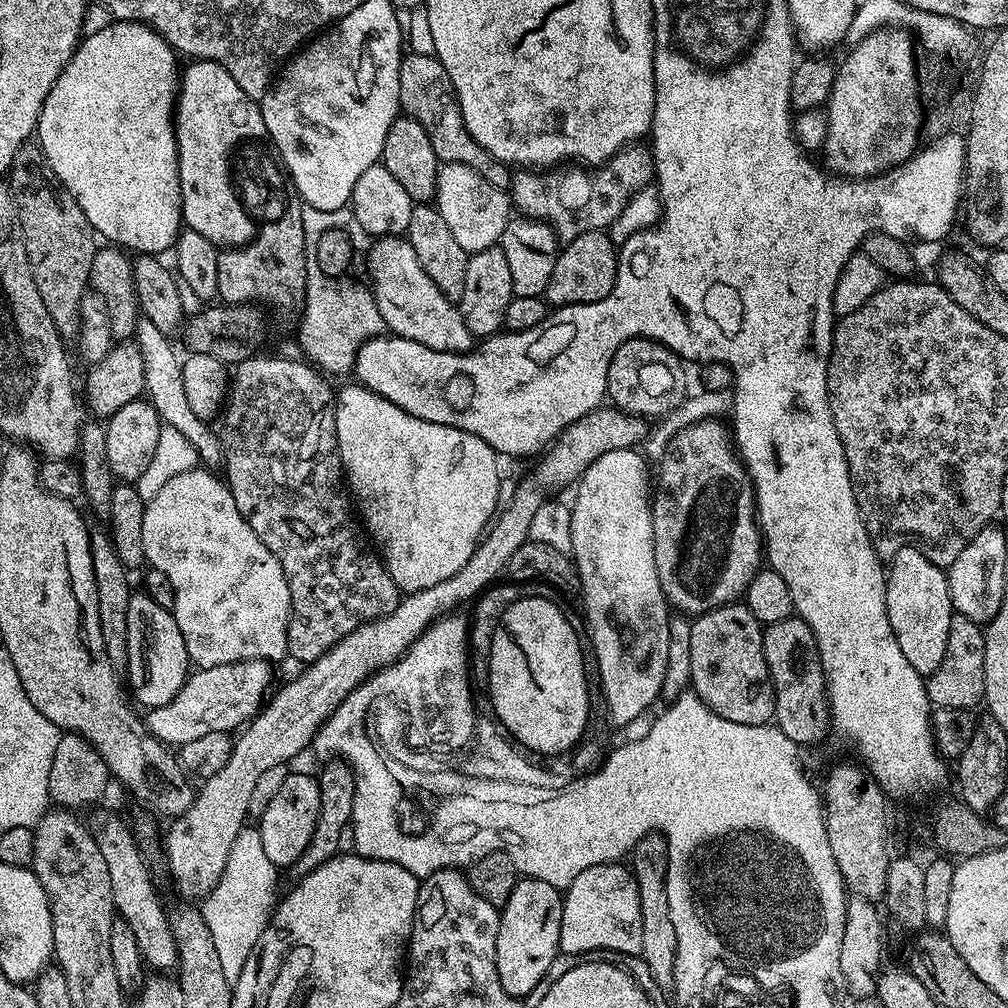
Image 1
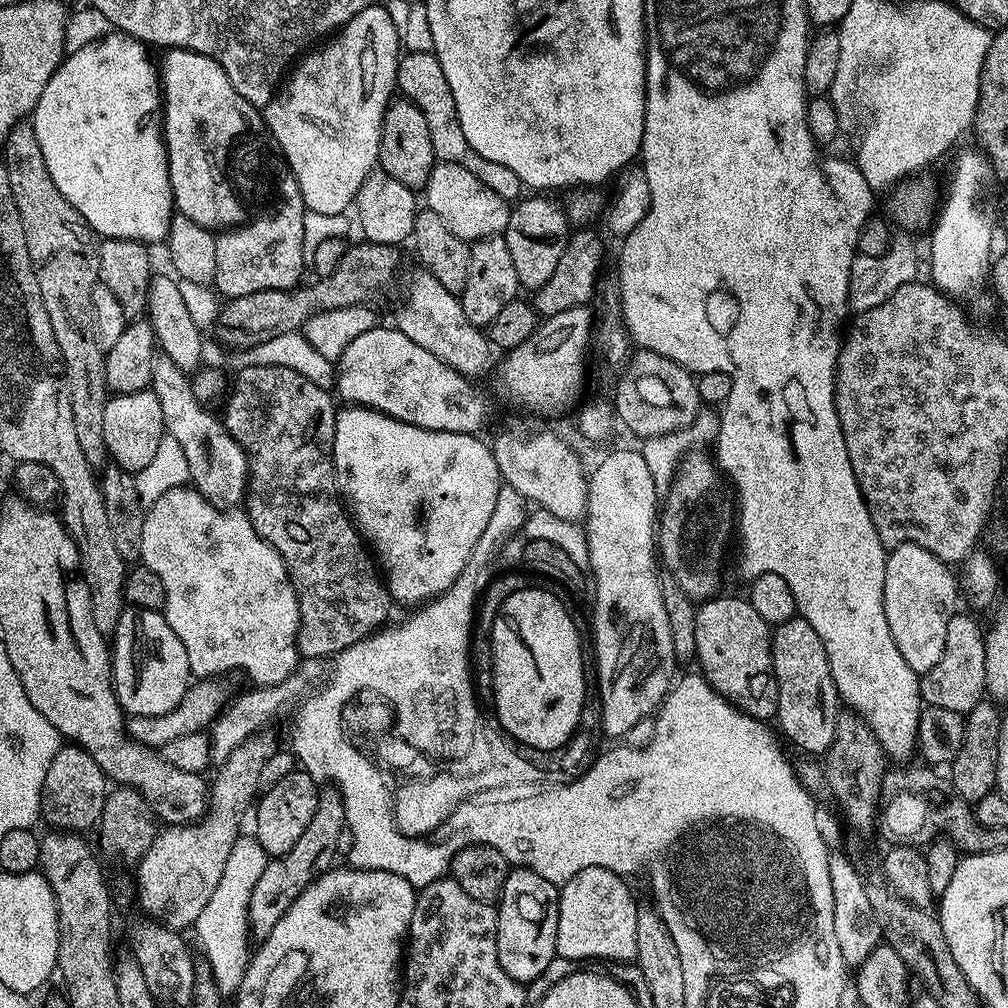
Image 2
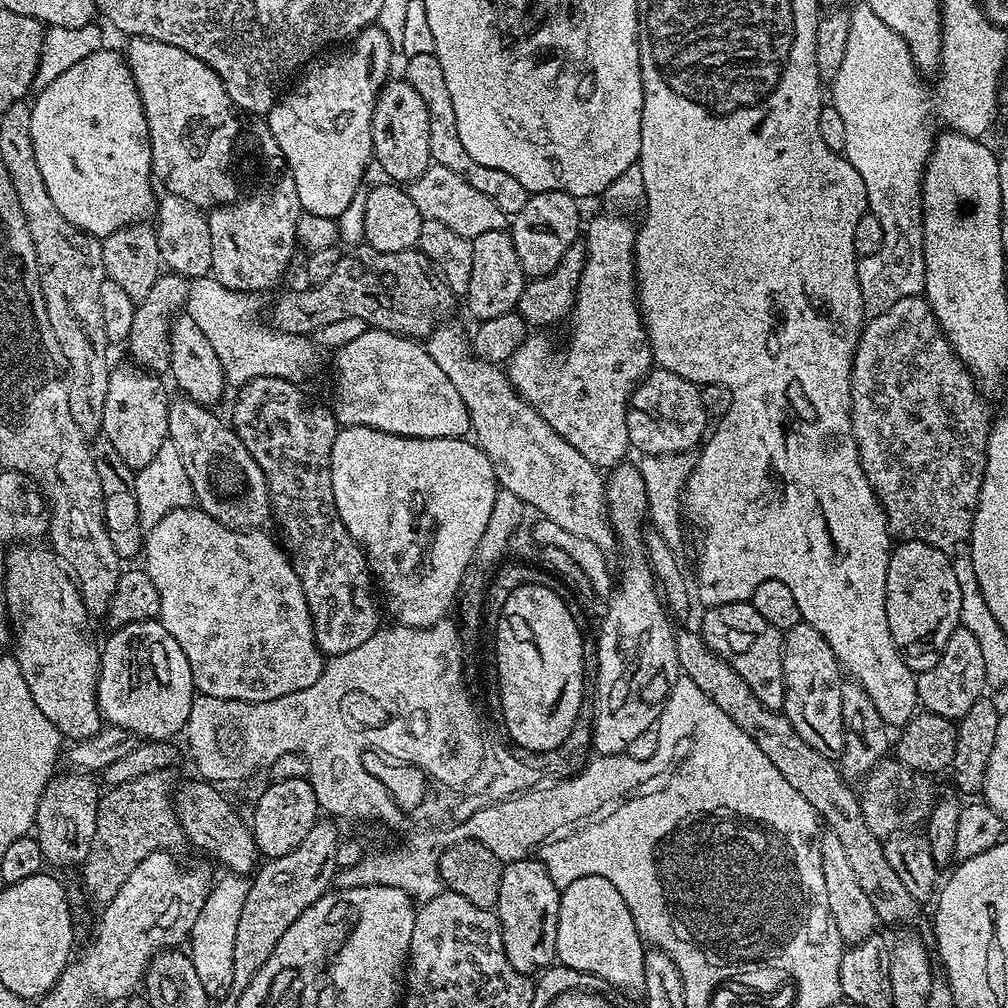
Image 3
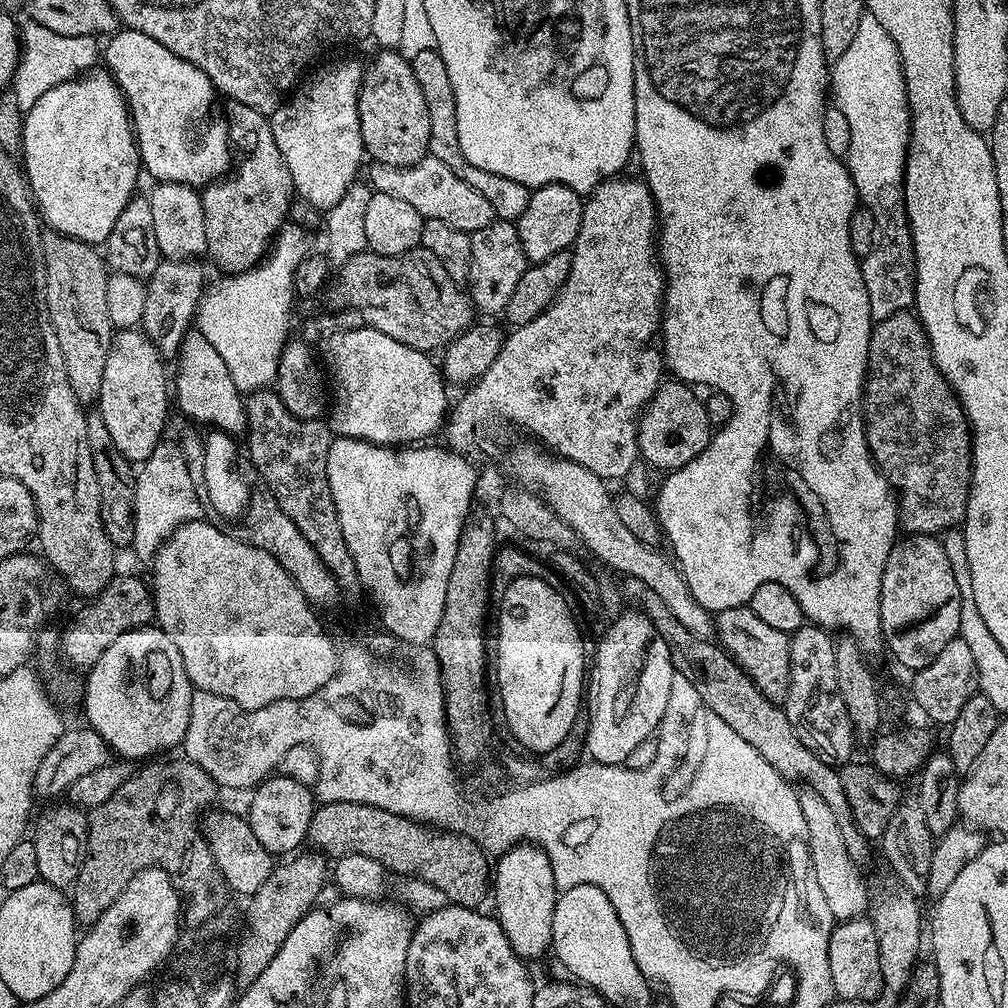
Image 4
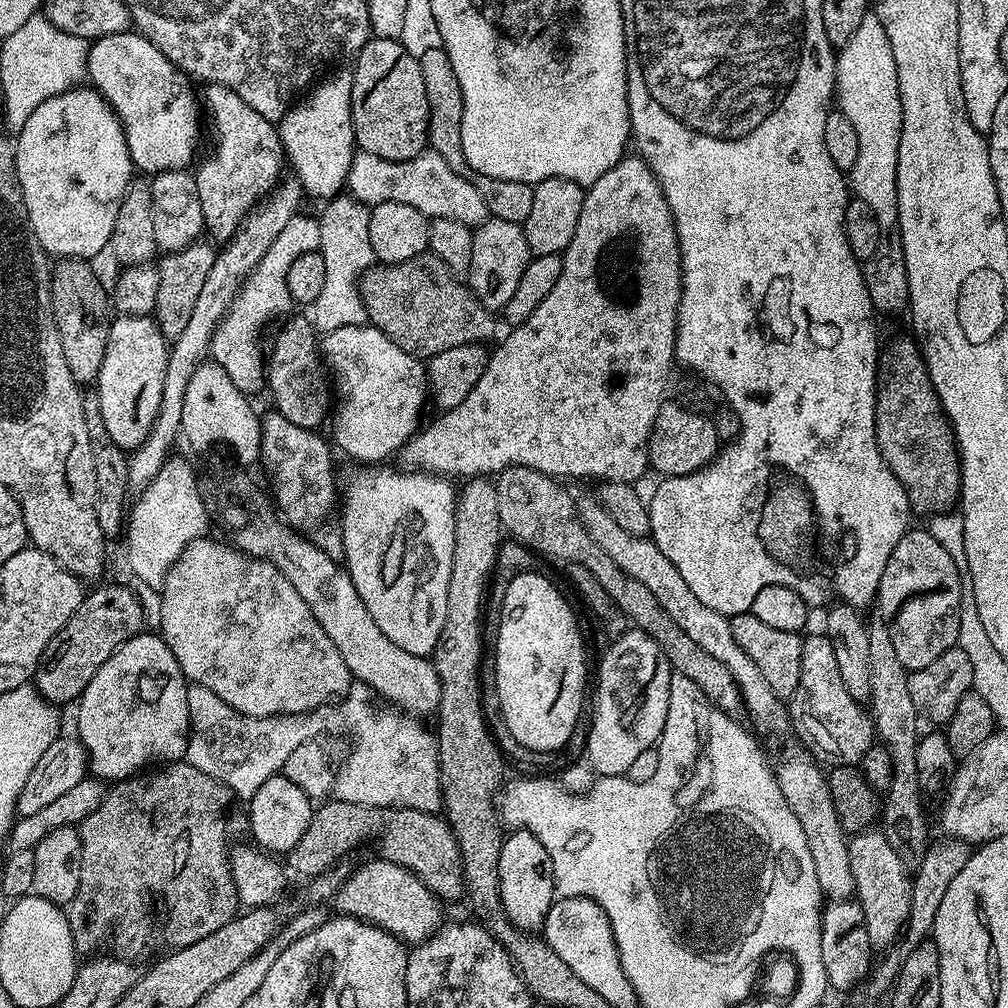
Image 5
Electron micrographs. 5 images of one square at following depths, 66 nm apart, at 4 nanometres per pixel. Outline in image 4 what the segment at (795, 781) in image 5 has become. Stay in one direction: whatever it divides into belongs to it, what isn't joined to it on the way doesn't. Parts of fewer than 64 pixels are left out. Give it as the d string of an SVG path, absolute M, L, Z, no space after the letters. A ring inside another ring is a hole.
M811 790L801 791L799 797L802 816L806 818L806 834L812 851L814 878L818 878L818 886L822 886L826 906L830 906L830 914L837 921L863 917L870 908L870 891L868 892L863 878L860 877L861 865L854 863L850 854L846 854L846 841L838 827L838 818L834 818L834 810L830 810L830 806L826 806L819 794Z

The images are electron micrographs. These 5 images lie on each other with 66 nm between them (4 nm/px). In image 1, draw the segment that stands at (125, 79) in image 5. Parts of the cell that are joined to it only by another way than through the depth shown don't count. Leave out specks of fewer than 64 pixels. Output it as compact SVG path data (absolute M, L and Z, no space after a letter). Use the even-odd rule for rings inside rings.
M192 60L189 65L188 69L186 67L183 69L180 78L180 86L176 97L176 110L174 113L176 149L178 150L178 178L180 179L180 214L183 223L187 227L194 229L198 234L202 234L202 238L210 238L210 242L216 245L217 249L241 248L243 244L249 244L252 237L256 235L258 224L255 220L244 220L244 212L240 212L240 208L236 208L236 200L232 200L232 192L228 192L228 176L224 176L224 152L228 152L228 144L232 144L232 140L236 140L236 136L248 136L248 132L257 132L260 137L265 135L260 105L253 97L246 94L246 90L242 90L242 86L238 86L238 82L234 82L234 78L230 78L230 74L218 62Z

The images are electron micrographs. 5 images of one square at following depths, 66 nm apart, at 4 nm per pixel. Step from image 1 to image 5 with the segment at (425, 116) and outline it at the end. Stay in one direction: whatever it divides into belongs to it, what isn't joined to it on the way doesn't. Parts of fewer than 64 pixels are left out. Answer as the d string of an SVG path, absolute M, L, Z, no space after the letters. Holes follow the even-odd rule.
M443 47L429 50L426 54L418 57L420 61L420 69L422 70L422 82L426 82L426 102L428 103L428 142L431 151L437 152L446 166L450 166L450 170L454 170L454 174L458 174L462 178L466 178L474 186L474 190L478 190L478 194L482 194L482 202L486 202L489 217L497 216L506 222L514 222L523 225L526 218L530 218L530 210L534 207L534 187L530 184L522 182L506 182L505 180L495 180L489 176L478 174L478 170L474 170L466 162L466 154L462 150L462 110L464 103L462 102L462 86L458 86L458 77L454 75L454 66L450 66L450 58L445 54Z

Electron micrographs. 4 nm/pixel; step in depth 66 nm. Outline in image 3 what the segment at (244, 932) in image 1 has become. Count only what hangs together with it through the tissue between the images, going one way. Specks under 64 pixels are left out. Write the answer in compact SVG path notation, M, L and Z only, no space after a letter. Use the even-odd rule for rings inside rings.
M224 874L221 880L219 877L206 898L206 906L202 906L202 914L198 914L198 922L194 922L190 937L190 955L194 970L198 970L198 982L202 982L202 990L206 990L209 1001L212 1002L228 995L230 984L234 982L234 937L238 934L238 917L242 915L242 905L246 903L248 885L249 881L243 875Z

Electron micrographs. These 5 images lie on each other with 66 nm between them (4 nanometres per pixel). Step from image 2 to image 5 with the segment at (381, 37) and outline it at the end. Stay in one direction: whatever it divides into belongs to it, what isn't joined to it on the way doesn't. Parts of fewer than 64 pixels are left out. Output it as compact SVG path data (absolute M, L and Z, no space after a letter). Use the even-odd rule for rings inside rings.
M345 70L327 76L325 75L325 80L321 79L303 99L293 103L288 113L278 121L280 141L287 163L296 171L293 172L295 179L300 181L301 188L309 197L331 198L341 195L348 182L352 158L358 151L350 110L351 71Z

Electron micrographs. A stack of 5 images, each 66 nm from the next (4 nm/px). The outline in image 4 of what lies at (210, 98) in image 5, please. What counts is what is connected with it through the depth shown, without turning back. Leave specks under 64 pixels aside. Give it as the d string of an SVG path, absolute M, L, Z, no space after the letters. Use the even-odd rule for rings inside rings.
M232 102L227 106L228 139L239 160L241 156L240 165L238 160L231 174L207 185L200 192L200 201L206 218L207 255L212 256L224 274L235 274L250 271L268 256L273 241L289 219L294 189L282 150L274 142L271 119L245 104Z

